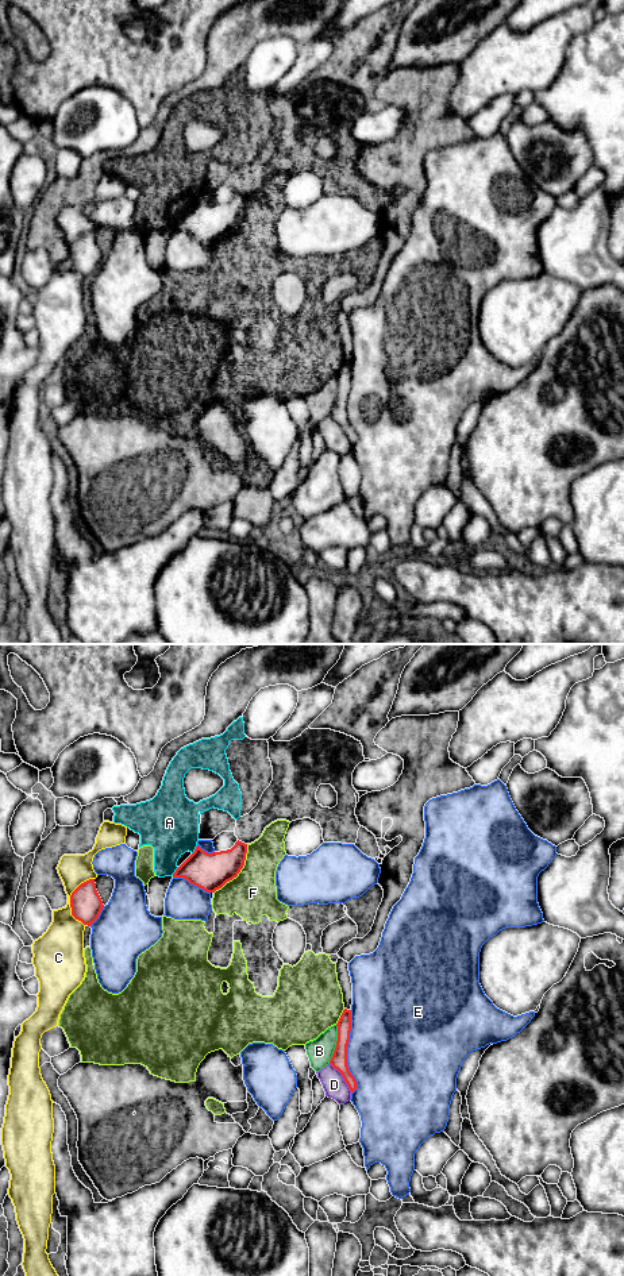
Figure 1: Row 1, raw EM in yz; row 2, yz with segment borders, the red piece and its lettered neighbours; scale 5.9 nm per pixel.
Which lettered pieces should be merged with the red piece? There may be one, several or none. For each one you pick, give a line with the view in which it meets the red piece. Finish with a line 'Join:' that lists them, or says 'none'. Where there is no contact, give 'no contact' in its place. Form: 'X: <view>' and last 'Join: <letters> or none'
Join: none

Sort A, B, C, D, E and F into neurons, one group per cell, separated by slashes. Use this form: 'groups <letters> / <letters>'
groups A F / B / C / D / E

